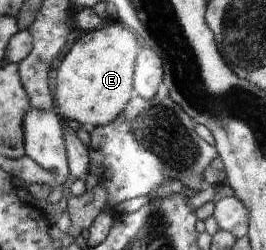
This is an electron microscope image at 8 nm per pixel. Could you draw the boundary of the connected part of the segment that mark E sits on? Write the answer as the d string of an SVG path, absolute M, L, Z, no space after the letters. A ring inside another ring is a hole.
M105 22L101 28L84 33L76 40L64 61L58 67L56 75L56 106L63 120L77 121L84 127L104 126L117 119L132 99L132 73L135 73L134 63L138 54L138 41L132 35L131 29L126 29L119 22Z

